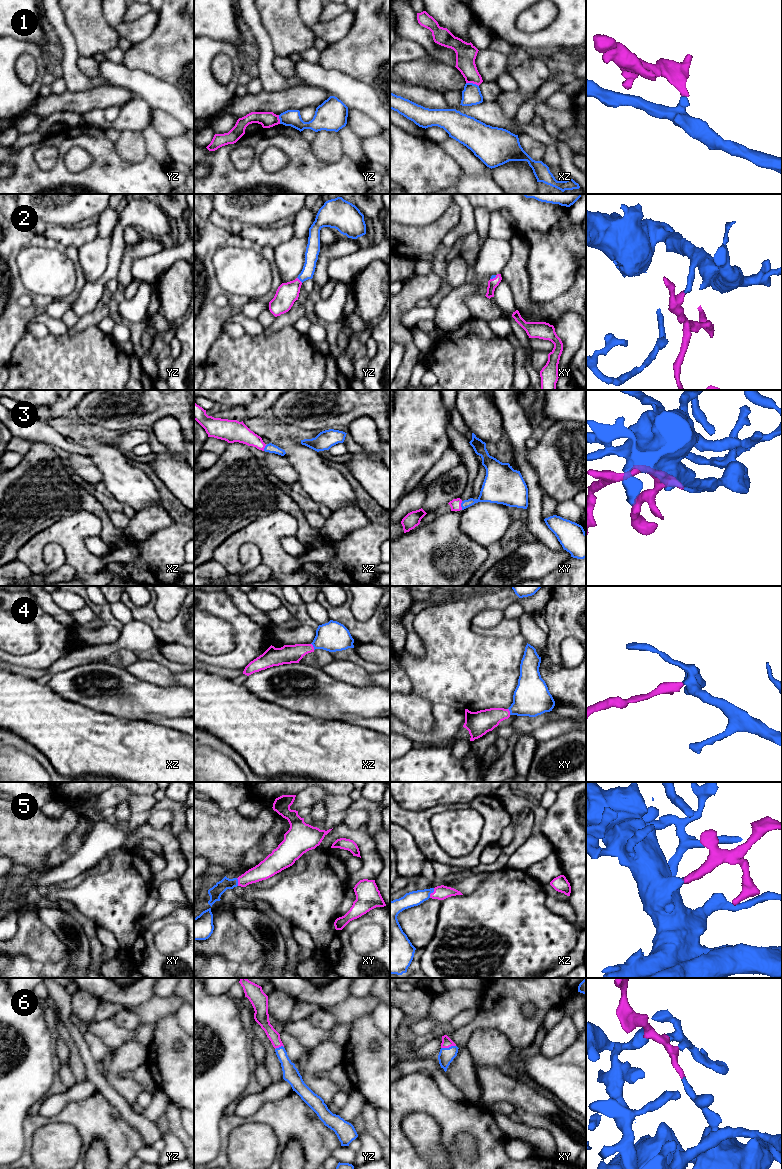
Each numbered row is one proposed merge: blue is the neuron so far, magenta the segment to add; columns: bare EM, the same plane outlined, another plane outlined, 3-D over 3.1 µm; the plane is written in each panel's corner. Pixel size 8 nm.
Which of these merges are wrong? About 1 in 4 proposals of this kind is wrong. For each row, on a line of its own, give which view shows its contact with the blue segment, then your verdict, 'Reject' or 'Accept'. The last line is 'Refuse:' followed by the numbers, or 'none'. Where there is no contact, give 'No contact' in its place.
1: Touches blue in xz. Reject
2: Touches blue in yz. Accept
3: Touches blue in xy. Accept
4: Touches blue in xz. Accept
5: Touches blue in xz. Accept
6: Touches blue in xy. Accept
Refuse: 1

